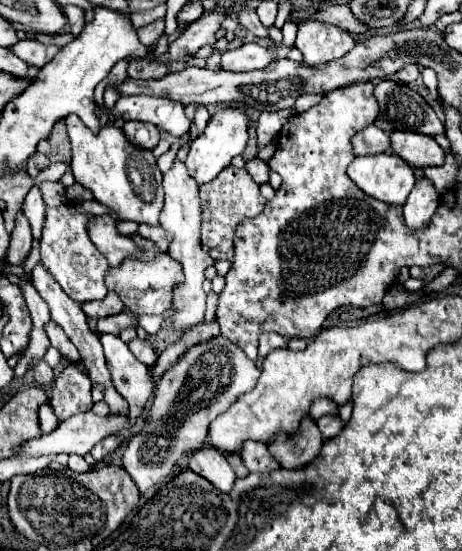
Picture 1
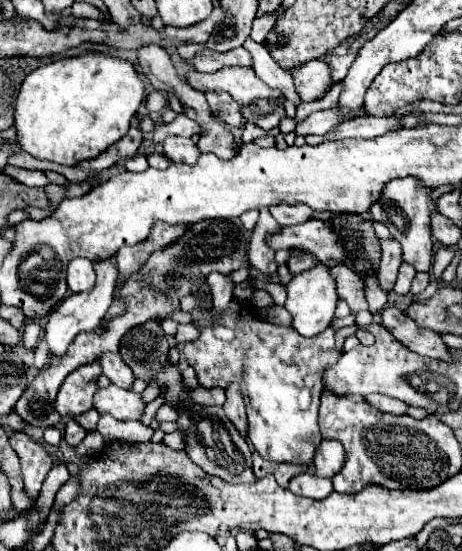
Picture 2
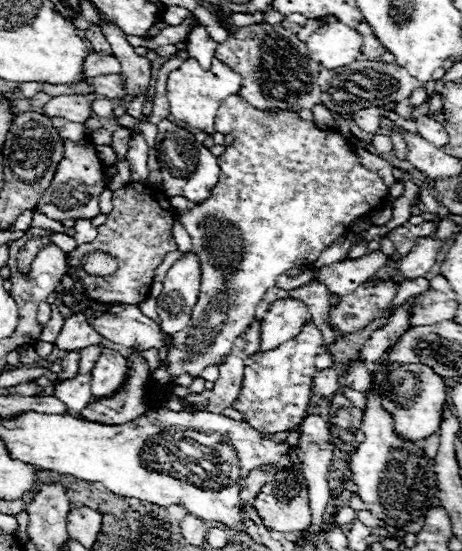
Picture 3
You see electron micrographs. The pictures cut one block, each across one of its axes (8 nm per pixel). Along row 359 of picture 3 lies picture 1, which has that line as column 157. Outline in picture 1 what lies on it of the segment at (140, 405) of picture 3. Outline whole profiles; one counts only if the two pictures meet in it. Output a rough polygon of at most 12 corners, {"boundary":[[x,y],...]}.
{"boundary":[[126,122],[124,136],[138,148],[152,150],[158,128],[150,122]]}

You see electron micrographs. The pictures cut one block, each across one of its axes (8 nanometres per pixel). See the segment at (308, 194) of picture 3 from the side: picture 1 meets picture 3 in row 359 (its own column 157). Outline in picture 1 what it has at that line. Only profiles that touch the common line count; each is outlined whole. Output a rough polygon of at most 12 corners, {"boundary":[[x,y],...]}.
{"boundary":[[68,116],[72,174],[120,220],[158,226],[162,174],[116,126]]}

